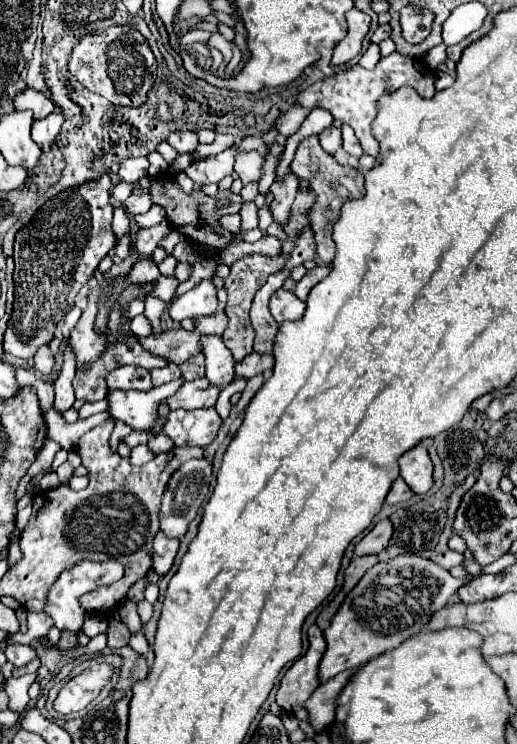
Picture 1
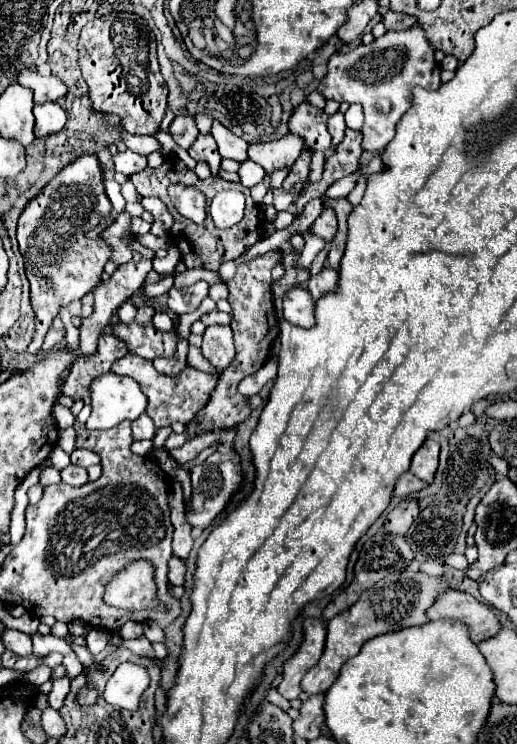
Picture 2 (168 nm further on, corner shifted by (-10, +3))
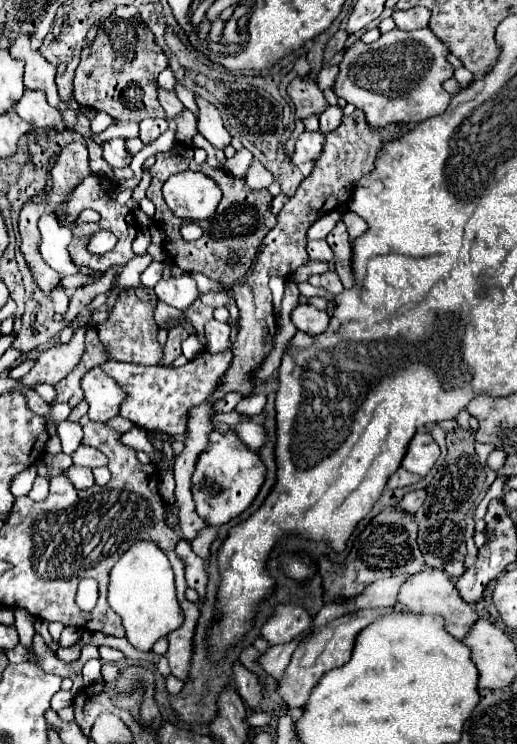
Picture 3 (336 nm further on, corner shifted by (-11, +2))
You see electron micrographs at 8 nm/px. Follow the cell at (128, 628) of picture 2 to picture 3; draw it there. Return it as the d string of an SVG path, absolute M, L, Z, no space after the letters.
M135 542L113 566L107 602L123 620L125 638L143 652L149 652L161 636L167 636L183 624L183 610L175 598L171 564L161 548L151 542Z

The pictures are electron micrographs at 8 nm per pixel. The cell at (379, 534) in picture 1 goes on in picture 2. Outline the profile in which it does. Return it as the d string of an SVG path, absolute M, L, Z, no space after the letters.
M404 499L388 513L384 527L388 533L404 535L408 531L408 527L412 525L412 521L418 517L418 513L420 513L418 501L416 499Z

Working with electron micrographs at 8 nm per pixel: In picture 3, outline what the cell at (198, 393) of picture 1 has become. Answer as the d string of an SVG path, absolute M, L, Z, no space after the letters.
M203 350L181 368L143 366L143 364L127 364L127 362L115 362L115 360L107 360L101 368L105 370L107 376L115 378L121 384L121 388L129 394L123 404L121 416L129 418L133 424L145 430L157 428L169 436L177 436L177 434L185 434L187 410L207 400L207 396L211 396L223 372L227 370L229 362L231 362L229 350L215 356Z

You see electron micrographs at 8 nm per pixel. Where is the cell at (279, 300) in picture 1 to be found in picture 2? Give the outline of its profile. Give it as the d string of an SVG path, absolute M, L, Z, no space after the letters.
M290 289L284 295L284 319L298 327L312 327L316 323L314 317L316 301L304 289Z

